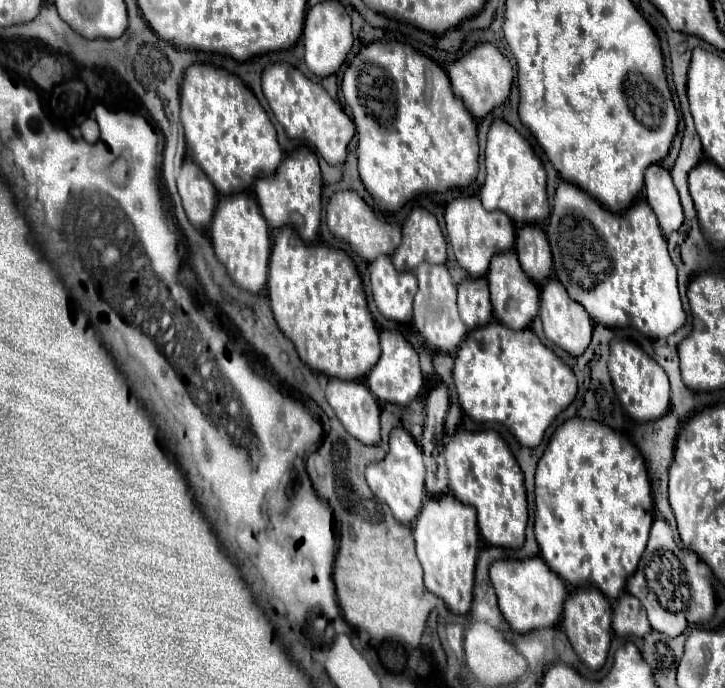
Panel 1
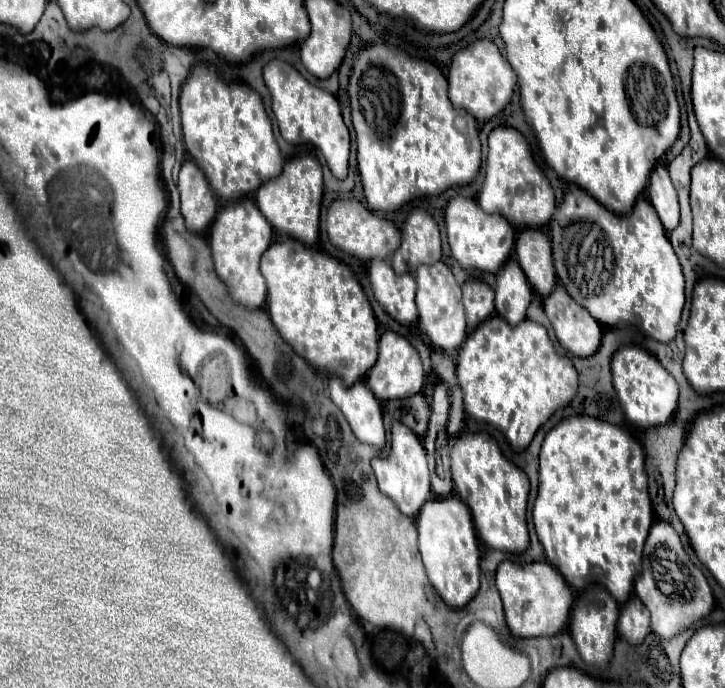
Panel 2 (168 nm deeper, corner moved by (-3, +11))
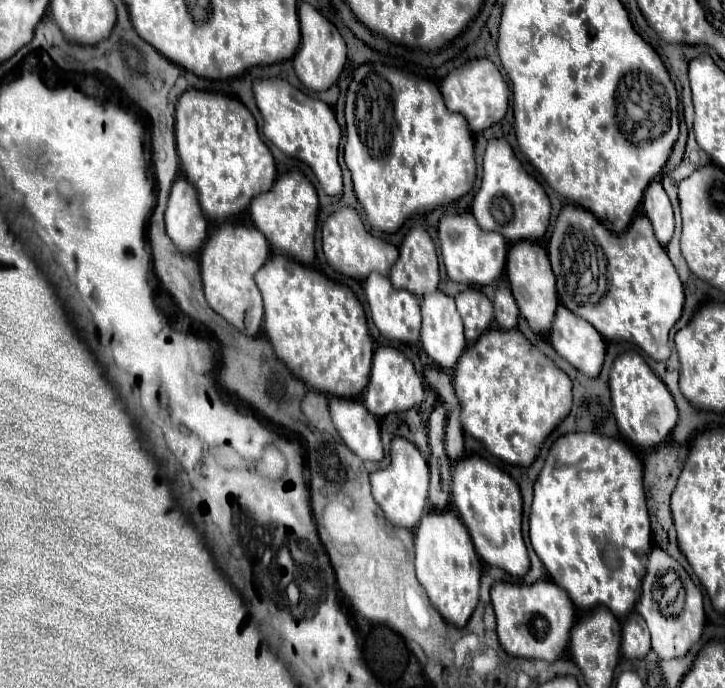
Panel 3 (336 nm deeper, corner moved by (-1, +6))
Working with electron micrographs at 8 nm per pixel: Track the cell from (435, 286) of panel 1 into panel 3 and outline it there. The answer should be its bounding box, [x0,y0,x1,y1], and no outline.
[420,292,466,370]

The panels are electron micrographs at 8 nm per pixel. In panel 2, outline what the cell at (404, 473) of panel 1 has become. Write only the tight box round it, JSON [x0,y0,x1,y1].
[372,421,432,517]

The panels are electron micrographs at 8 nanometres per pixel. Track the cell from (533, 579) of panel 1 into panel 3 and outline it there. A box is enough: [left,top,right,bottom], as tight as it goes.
[492,580,576,662]

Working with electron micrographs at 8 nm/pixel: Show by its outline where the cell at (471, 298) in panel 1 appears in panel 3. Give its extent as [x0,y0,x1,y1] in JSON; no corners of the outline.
[456,288,494,344]

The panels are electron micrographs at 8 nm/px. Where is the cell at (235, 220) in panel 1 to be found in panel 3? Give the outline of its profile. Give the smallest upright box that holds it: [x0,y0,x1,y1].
[200,220,270,336]

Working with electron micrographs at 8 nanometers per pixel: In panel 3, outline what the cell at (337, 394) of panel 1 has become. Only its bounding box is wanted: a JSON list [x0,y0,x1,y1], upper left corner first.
[330,396,384,462]

